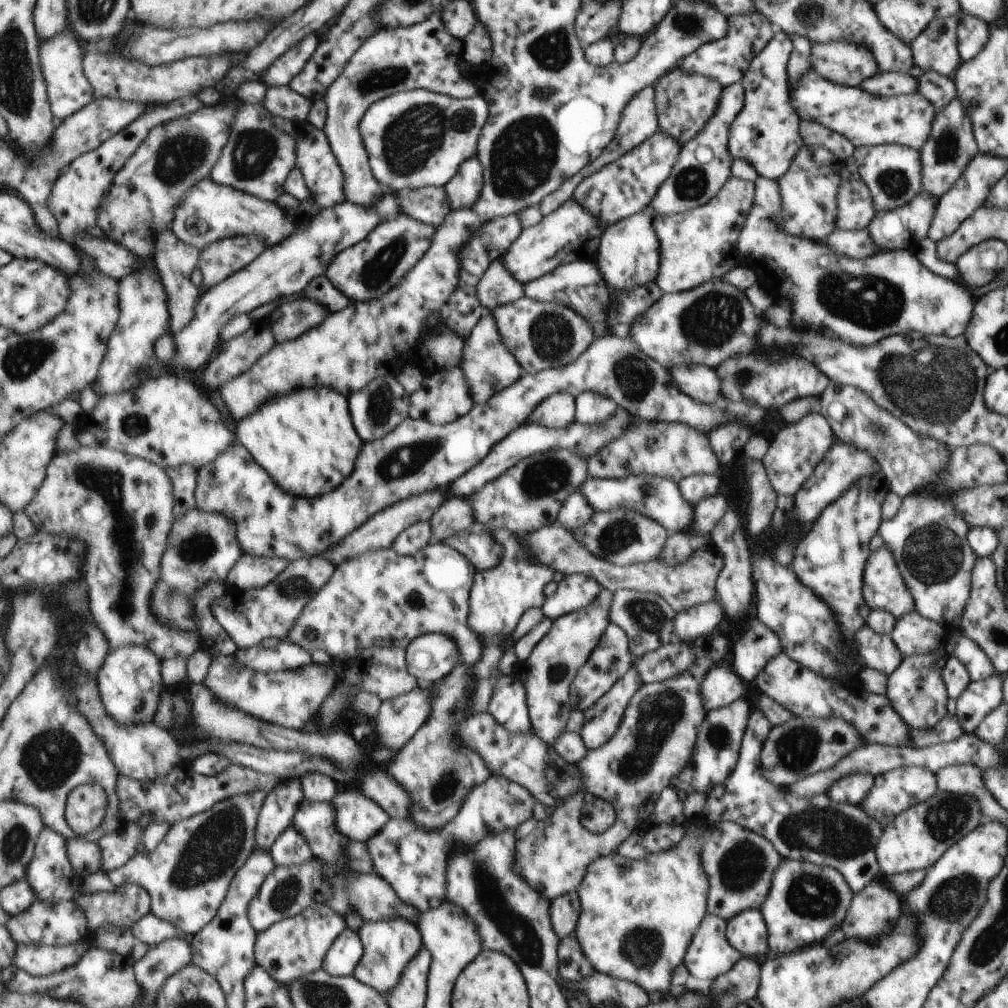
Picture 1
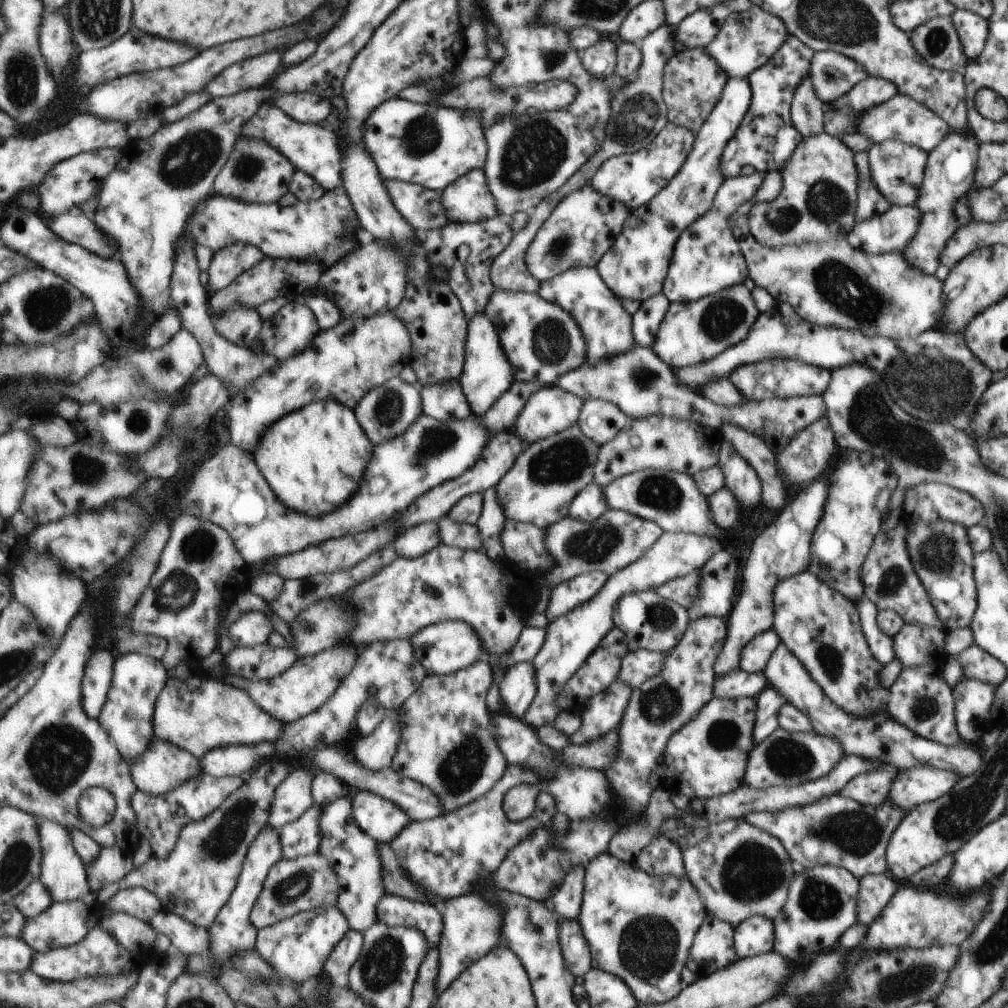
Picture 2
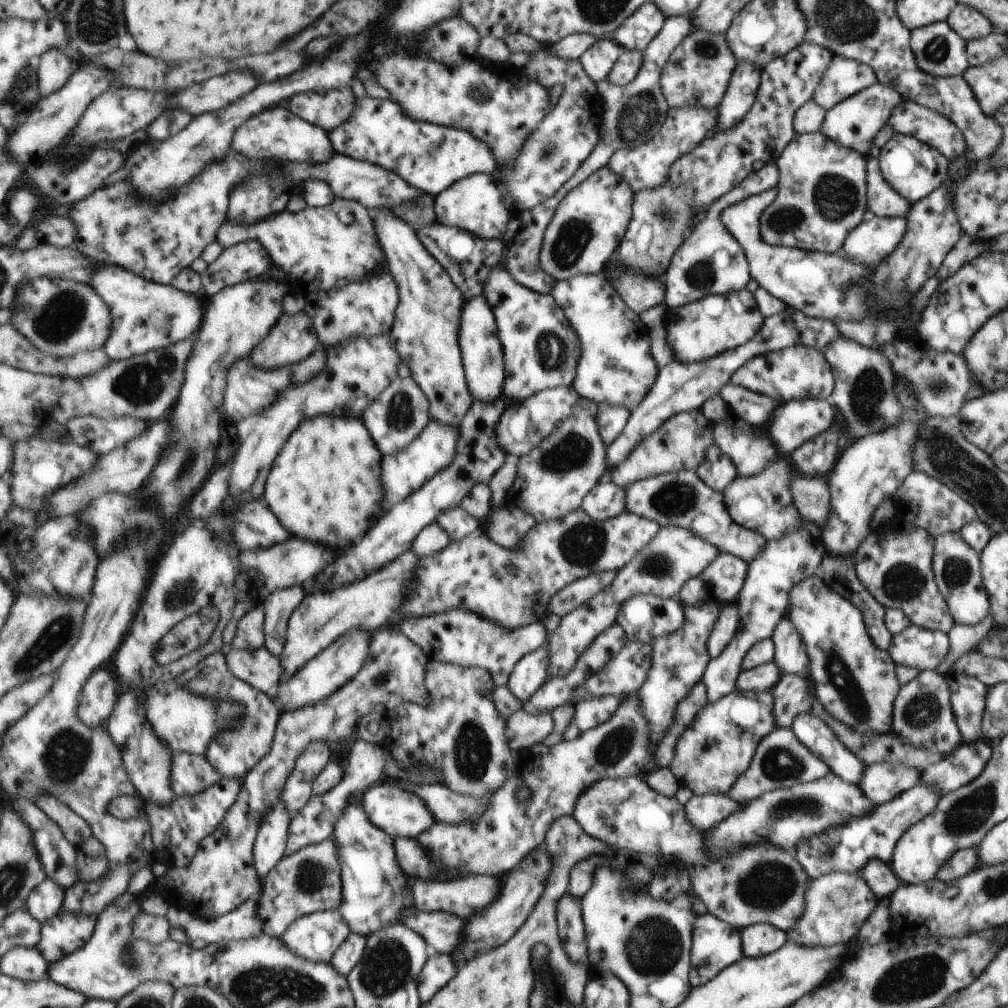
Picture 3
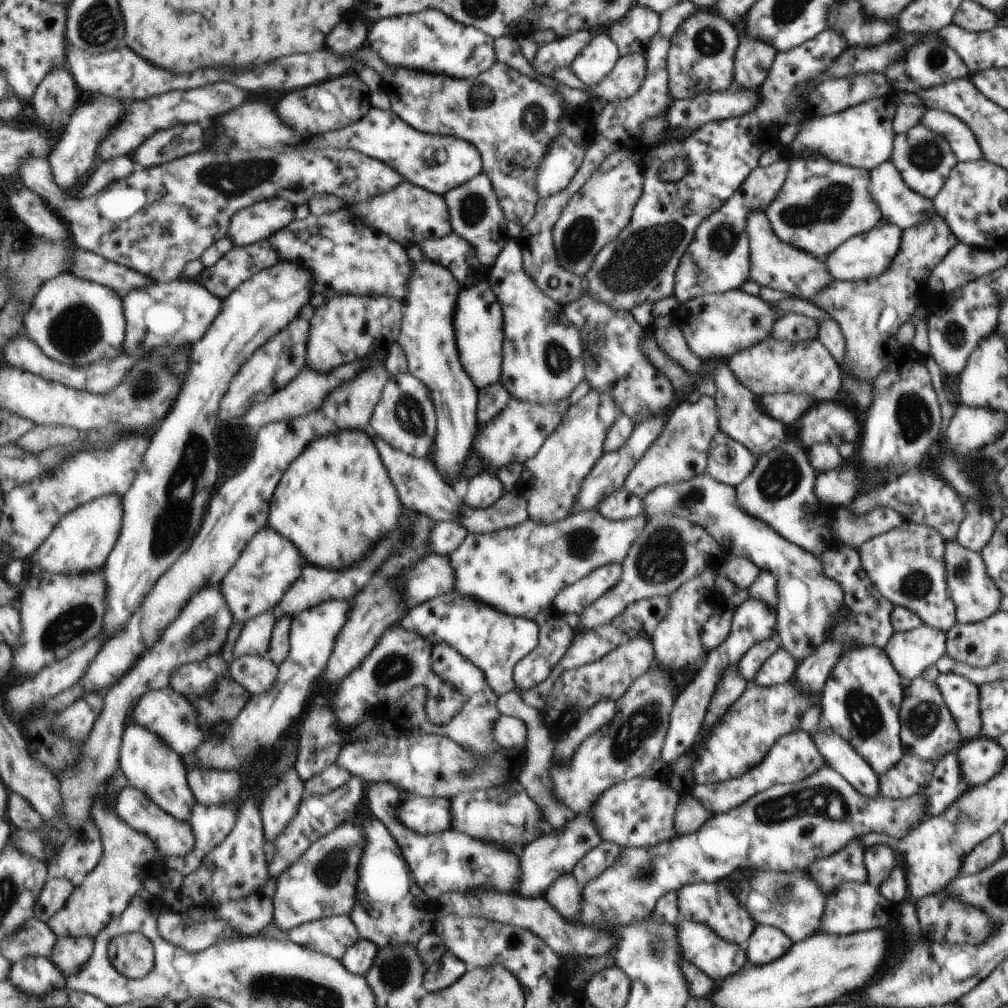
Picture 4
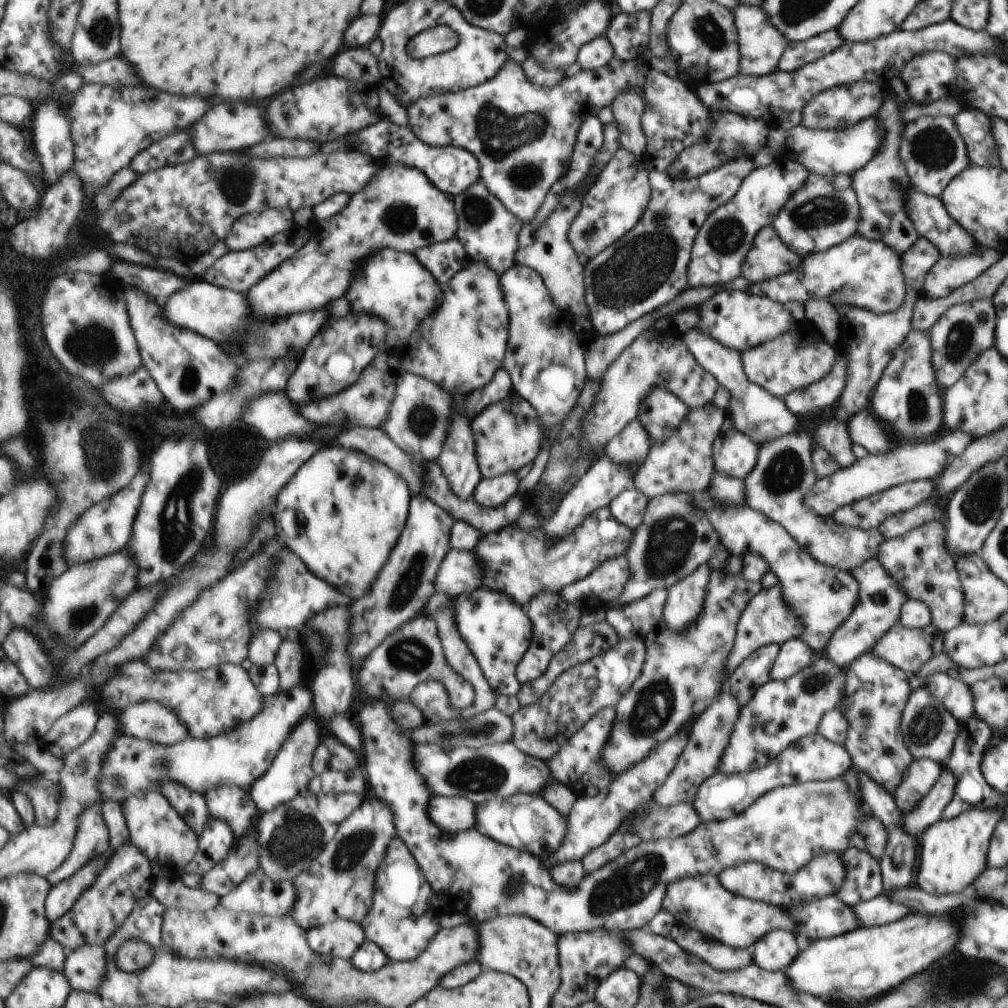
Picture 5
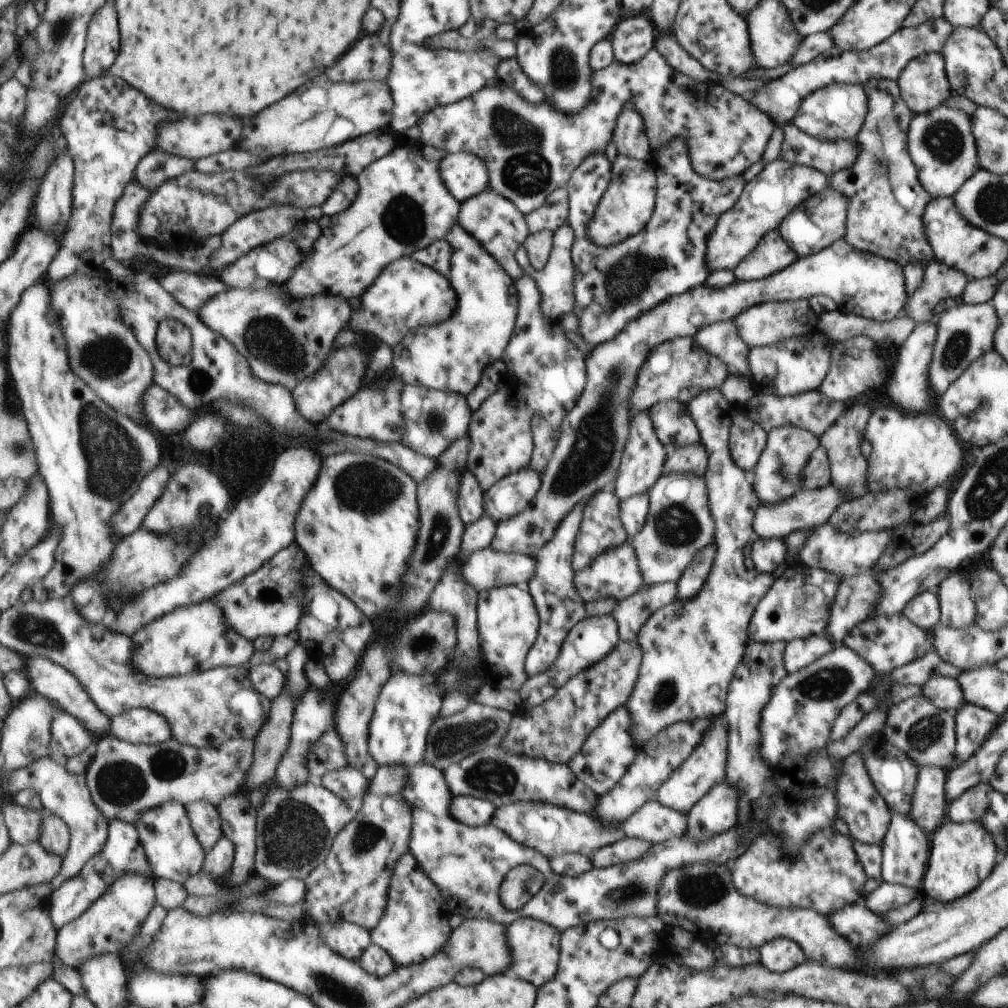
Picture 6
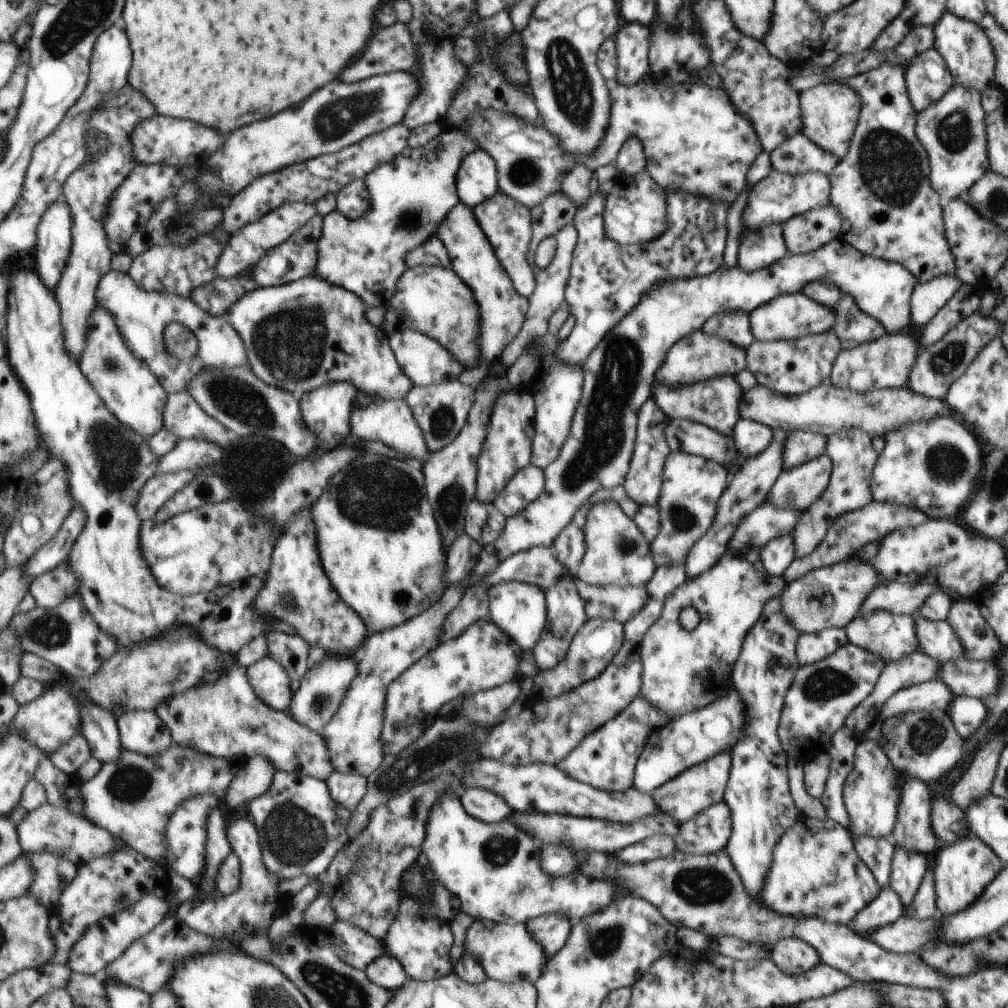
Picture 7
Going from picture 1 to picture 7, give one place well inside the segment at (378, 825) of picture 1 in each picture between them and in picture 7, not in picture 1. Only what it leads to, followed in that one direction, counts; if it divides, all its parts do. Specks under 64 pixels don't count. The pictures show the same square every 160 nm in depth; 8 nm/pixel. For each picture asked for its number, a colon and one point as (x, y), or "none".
2: (380, 818)
3: (400, 813)
4: (427, 815)
5: (456, 814)
6: (474, 811)
7: (483, 804)

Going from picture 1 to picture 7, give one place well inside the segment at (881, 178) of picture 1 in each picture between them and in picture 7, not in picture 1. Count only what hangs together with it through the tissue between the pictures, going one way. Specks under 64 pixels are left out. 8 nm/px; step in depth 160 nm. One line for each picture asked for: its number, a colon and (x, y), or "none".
2: (897, 169)
3: (914, 169)
4: (924, 160)
5: (932, 150)
6: (941, 143)
7: (952, 132)

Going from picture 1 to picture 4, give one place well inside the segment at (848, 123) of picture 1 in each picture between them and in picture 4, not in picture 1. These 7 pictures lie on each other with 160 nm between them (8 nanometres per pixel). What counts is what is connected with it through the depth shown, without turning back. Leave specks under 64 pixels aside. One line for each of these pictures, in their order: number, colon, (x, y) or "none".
2: (902, 118)
3: (909, 118)
4: (961, 138)

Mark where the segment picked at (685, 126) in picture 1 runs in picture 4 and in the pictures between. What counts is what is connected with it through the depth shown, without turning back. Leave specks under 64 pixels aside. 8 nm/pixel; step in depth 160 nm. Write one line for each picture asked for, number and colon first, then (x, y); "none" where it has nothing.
2: (692, 83)
3: (696, 73)
4: (700, 58)

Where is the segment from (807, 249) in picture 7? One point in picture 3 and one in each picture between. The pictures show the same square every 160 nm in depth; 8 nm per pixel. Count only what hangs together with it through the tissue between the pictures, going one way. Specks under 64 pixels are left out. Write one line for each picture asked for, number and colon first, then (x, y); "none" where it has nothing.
3: (821, 197)
4: (822, 203)
5: (824, 212)
6: (818, 222)

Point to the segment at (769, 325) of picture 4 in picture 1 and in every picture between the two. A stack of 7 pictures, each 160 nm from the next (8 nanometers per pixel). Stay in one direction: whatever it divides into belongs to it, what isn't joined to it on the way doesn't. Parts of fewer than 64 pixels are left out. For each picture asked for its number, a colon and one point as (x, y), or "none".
1: (703, 326)
2: (691, 332)
3: (712, 325)

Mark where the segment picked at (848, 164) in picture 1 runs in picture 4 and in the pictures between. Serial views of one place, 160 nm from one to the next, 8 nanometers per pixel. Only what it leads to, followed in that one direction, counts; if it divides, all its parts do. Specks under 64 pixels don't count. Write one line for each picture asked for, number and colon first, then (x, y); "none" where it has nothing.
2: (870, 203)
3: (884, 201)
4: (898, 204)

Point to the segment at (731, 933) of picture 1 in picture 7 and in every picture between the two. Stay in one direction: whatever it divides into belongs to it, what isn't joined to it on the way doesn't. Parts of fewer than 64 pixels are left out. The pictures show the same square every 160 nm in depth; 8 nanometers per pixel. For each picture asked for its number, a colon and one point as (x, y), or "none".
2: (754, 936)
3: (759, 939)
4: (766, 942)
5: (776, 950)
6: (782, 954)
7: (791, 955)

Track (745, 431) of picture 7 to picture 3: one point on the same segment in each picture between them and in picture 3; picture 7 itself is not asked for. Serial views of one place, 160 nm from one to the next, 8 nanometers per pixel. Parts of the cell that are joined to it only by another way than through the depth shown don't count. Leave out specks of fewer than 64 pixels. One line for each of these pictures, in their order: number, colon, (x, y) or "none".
3: (716, 470)
4: (729, 462)
5: (734, 453)
6: (747, 439)

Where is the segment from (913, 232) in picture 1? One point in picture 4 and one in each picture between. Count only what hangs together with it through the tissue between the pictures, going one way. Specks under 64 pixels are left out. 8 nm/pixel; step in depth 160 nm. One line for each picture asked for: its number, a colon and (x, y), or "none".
2: (890, 232)
3: (874, 239)
4: (866, 255)

